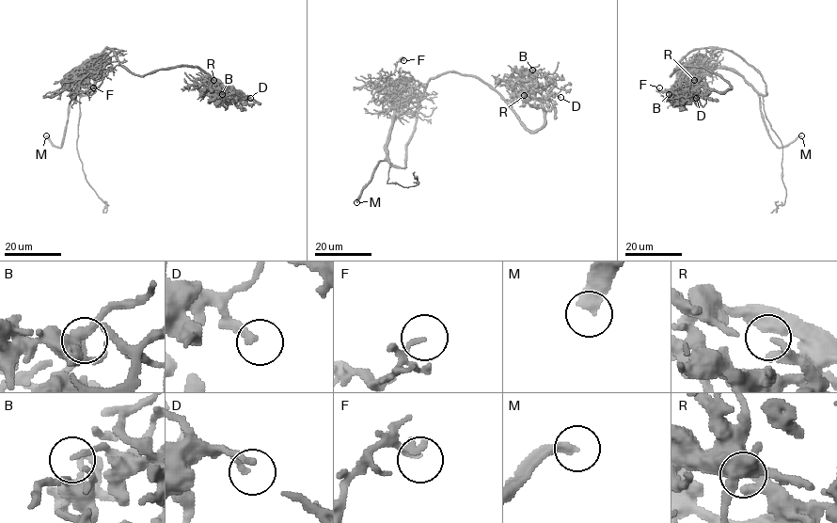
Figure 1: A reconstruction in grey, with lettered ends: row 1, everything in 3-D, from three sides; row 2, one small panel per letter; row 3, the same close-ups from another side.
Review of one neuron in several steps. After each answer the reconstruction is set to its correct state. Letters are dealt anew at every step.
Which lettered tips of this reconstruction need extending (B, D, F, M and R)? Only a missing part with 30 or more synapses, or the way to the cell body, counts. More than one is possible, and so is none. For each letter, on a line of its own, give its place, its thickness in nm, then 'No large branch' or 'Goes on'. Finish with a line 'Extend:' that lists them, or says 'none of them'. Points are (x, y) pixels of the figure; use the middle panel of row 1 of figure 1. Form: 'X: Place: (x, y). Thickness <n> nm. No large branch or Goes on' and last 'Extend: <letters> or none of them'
B: Place: (532, 70). Thickness 140 nm. No large branch
D: Place: (560, 97). Thickness 220 nm. Goes on
F: Place: (403, 60). Thickness 80 nm. No large branch
M: Place: (356, 202). Thickness 420 nm. Goes on
R: Place: (524, 95). Thickness 300 nm. No large branch
Extend: D, M

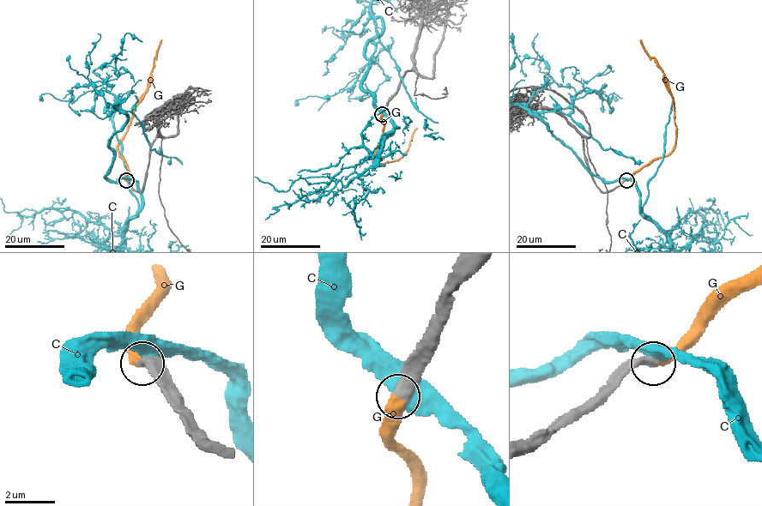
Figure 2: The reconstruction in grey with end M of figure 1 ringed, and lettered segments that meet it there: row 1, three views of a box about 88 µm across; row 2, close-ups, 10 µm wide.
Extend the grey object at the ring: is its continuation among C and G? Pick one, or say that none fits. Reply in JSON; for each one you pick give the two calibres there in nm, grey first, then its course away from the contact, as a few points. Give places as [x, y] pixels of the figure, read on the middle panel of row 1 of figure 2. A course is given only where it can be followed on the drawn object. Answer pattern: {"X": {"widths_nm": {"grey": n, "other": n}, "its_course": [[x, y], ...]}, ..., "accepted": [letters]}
{"G": {"widths_nm": {"grey": 480, "other": 460}, "its_course": [[383, 114], [383, 132], [373, 160], [376, 163], [395, 161], [402, 155], [408, 150], [417, 127]]}, "accepted": ["G"]}

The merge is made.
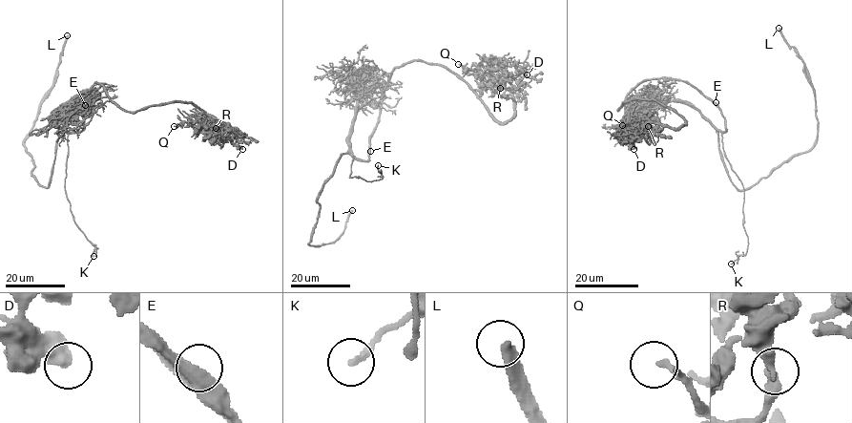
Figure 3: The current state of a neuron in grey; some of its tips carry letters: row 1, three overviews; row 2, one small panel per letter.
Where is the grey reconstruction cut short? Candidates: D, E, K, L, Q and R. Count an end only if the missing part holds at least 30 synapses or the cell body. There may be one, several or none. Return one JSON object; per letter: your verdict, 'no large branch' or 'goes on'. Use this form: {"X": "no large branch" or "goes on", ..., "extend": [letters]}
{"D": "no large branch", "E": "no large branch", "K": "no large branch", "L": "goes on", "Q": "no large branch", "R": "no large branch", "extend": ["L"]}

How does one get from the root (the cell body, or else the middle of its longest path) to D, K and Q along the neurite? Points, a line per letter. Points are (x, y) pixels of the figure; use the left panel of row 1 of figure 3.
D: (70, 102), (97, 82), (126, 111), (189, 101), (220, 126), (229, 125), (242, 149)
K: (70, 102), (65, 115), (65, 131), (68, 135), (65, 191), (75, 224), (97, 248), (93, 256)
Q: (70, 102), (97, 82), (126, 111), (189, 101), (230, 129), (223, 122), (213, 121), (203, 127), (174, 126)

